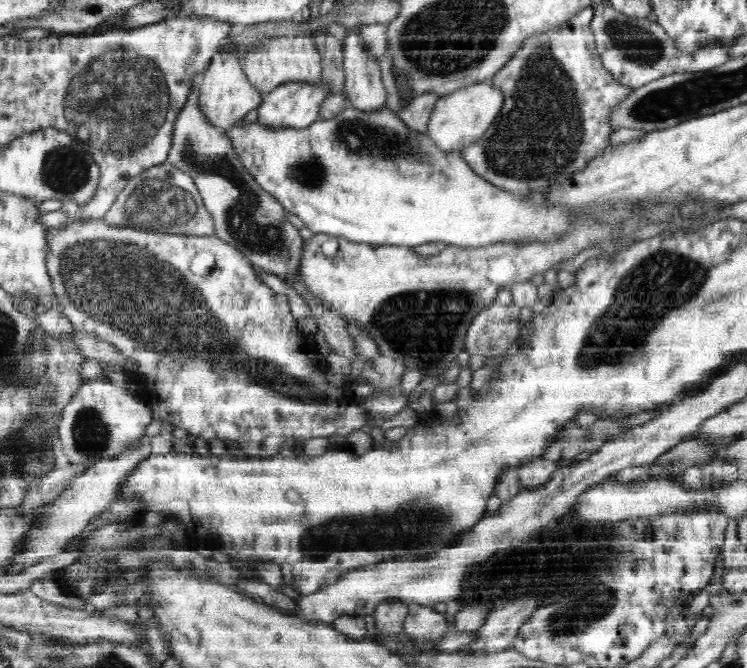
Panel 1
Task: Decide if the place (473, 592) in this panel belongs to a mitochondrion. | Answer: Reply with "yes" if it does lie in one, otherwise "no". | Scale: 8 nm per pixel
yes

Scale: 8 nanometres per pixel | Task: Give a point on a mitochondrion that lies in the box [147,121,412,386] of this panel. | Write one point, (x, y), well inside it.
(248, 222)

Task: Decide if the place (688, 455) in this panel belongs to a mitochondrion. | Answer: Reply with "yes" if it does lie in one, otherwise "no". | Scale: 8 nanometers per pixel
yes

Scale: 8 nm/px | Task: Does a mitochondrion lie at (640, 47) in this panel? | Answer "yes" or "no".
yes

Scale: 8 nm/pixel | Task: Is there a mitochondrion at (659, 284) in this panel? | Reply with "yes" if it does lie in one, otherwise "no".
yes

